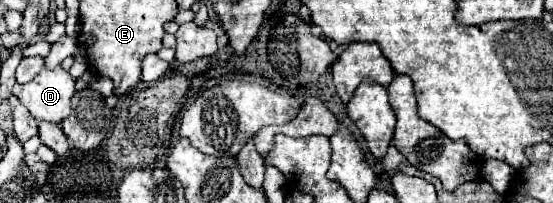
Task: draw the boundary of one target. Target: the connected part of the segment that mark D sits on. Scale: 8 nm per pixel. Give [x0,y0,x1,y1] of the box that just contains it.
[19,66,75,124]

